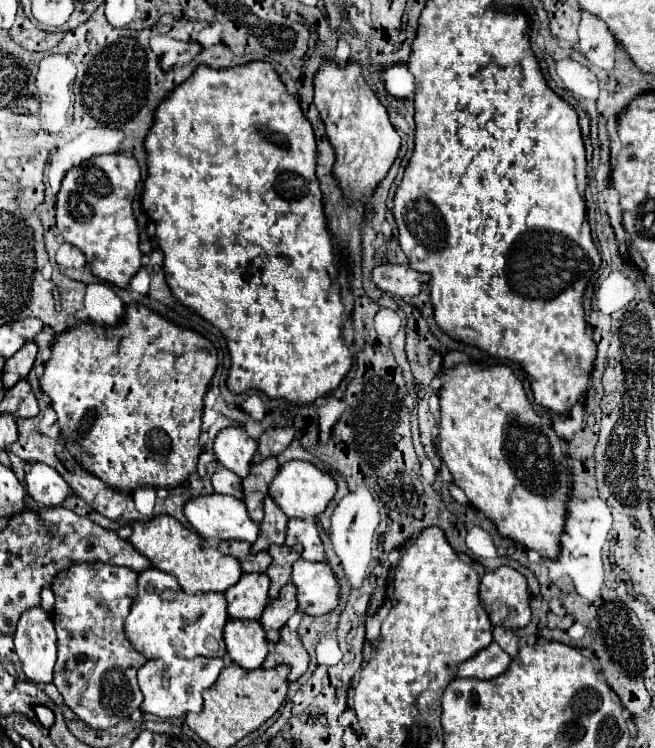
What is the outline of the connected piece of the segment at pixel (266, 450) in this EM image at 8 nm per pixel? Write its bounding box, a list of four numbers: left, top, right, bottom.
[259,428,293,458]

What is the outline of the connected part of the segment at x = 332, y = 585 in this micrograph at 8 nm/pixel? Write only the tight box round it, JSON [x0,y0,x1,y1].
[291,558,339,616]

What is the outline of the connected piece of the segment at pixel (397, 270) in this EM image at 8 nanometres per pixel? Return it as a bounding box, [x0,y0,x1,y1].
[373,264,429,298]

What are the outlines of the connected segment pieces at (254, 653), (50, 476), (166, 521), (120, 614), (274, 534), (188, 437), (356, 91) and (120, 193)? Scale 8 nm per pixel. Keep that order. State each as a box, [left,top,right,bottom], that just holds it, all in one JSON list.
[[223,620,269,670],[25,462,69,508],[129,516,243,594],[51,564,147,730],[251,496,287,552],[39,304,217,492],[315,62,401,212],[57,154,141,288]]

